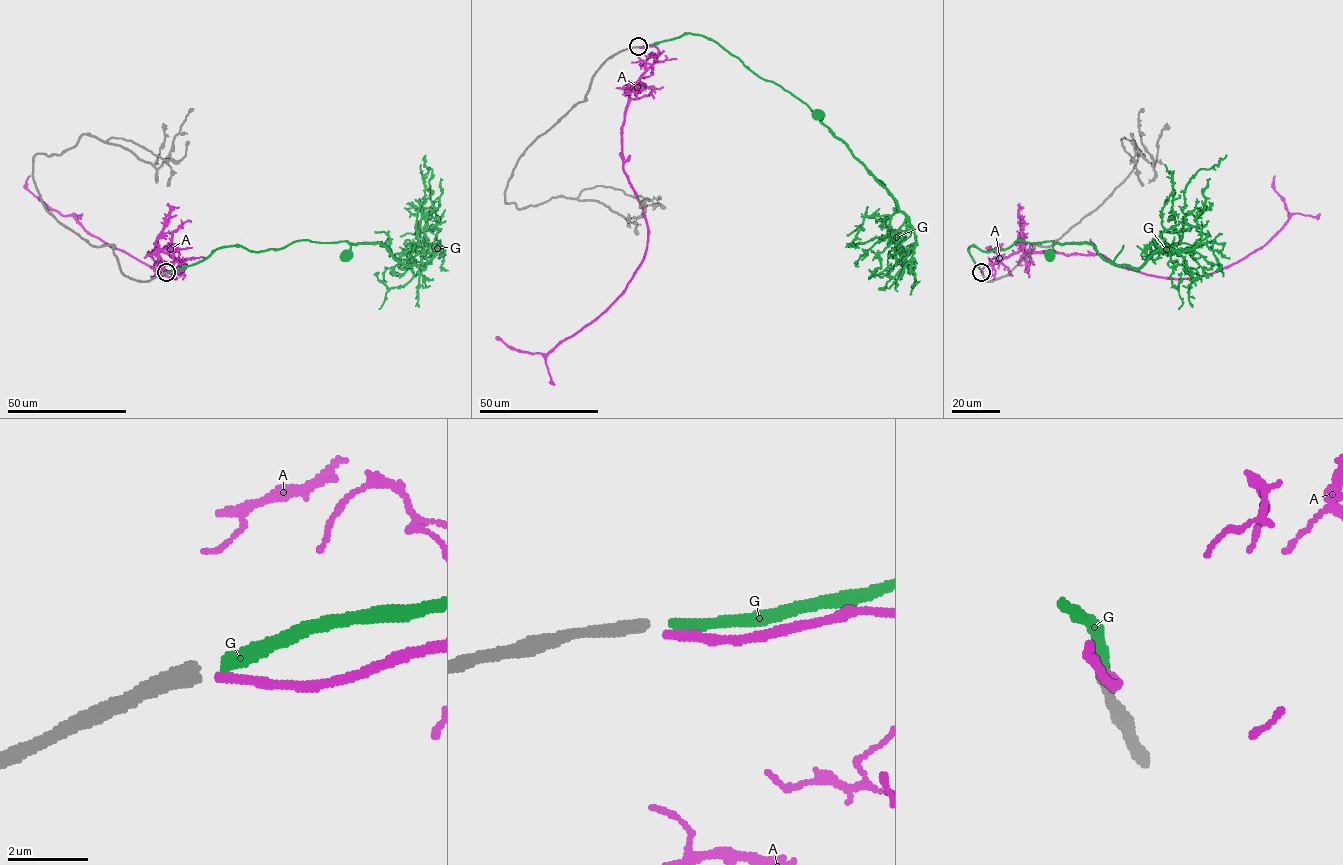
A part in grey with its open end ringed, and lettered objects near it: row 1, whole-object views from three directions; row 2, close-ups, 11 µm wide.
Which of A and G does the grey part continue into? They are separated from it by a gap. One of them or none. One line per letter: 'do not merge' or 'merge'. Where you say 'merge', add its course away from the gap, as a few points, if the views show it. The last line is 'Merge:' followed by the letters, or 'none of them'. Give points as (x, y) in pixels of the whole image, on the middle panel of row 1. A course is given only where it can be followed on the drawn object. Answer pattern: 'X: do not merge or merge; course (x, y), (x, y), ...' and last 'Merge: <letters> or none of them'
A: do not merge
G: merge; course (639, 46), (688, 33), (704, 35), (765, 80), (779, 84), (803, 102), (820, 120), (822, 118), (817, 114)
Merge: G

